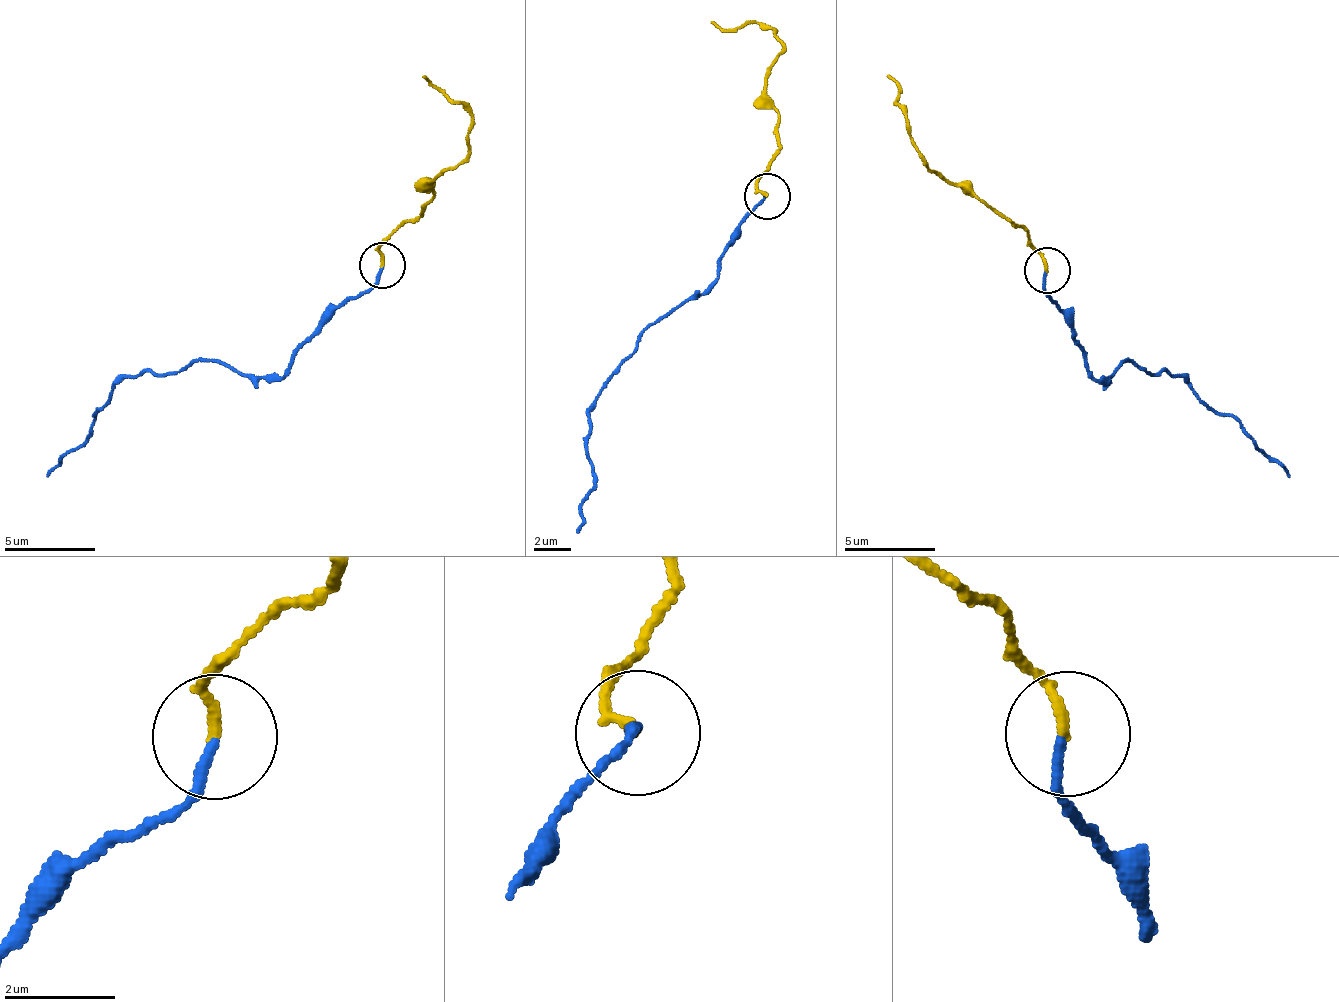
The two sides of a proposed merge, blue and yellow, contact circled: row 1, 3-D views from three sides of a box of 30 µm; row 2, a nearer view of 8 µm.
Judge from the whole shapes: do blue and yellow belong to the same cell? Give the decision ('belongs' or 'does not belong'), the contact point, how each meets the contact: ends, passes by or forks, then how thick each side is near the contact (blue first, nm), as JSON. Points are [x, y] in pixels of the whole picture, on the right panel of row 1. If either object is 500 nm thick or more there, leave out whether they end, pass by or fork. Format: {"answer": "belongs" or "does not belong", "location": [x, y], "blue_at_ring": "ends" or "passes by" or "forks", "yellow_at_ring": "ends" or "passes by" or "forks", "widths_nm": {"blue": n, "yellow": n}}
{"answer": "belongs", "location": [1047, 270], "blue_at_ring": "ends", "yellow_at_ring": "ends", "widths_nm": {"blue": 160, "yellow": 170}}

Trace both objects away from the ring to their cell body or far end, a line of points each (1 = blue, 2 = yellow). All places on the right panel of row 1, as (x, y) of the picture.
1: (1046, 271), (1043, 289), (1098, 380), (1108, 379), (1119, 364), (1176, 373), (1210, 408), (1251, 435), (1291, 479)
2: (1046, 271), (1036, 248), (1009, 218), (946, 182), (923, 157), (904, 116), (894, 106), (898, 86), (886, 77)

